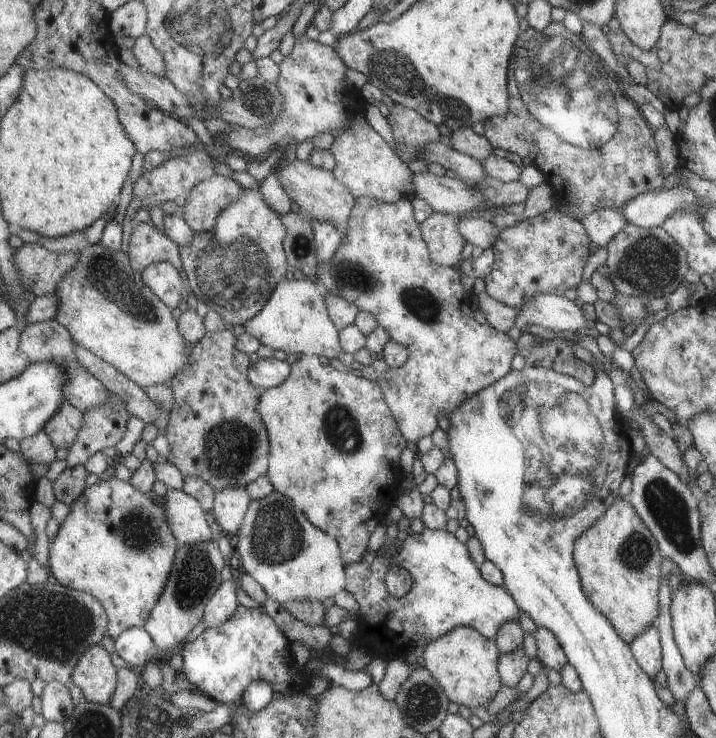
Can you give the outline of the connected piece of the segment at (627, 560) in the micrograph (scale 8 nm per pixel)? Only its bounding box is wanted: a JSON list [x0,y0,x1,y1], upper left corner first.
[572,498,663,644]

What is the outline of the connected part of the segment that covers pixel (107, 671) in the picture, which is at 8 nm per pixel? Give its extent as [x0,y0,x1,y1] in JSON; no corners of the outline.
[71,643,116,705]

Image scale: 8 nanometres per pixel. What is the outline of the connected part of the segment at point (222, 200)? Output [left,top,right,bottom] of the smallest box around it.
[181,174,244,233]

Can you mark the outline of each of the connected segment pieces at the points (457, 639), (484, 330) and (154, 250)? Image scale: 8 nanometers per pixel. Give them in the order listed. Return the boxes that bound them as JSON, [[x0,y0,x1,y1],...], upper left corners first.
[[423,626,500,707],[314,196,519,446],[127,222,183,273]]

